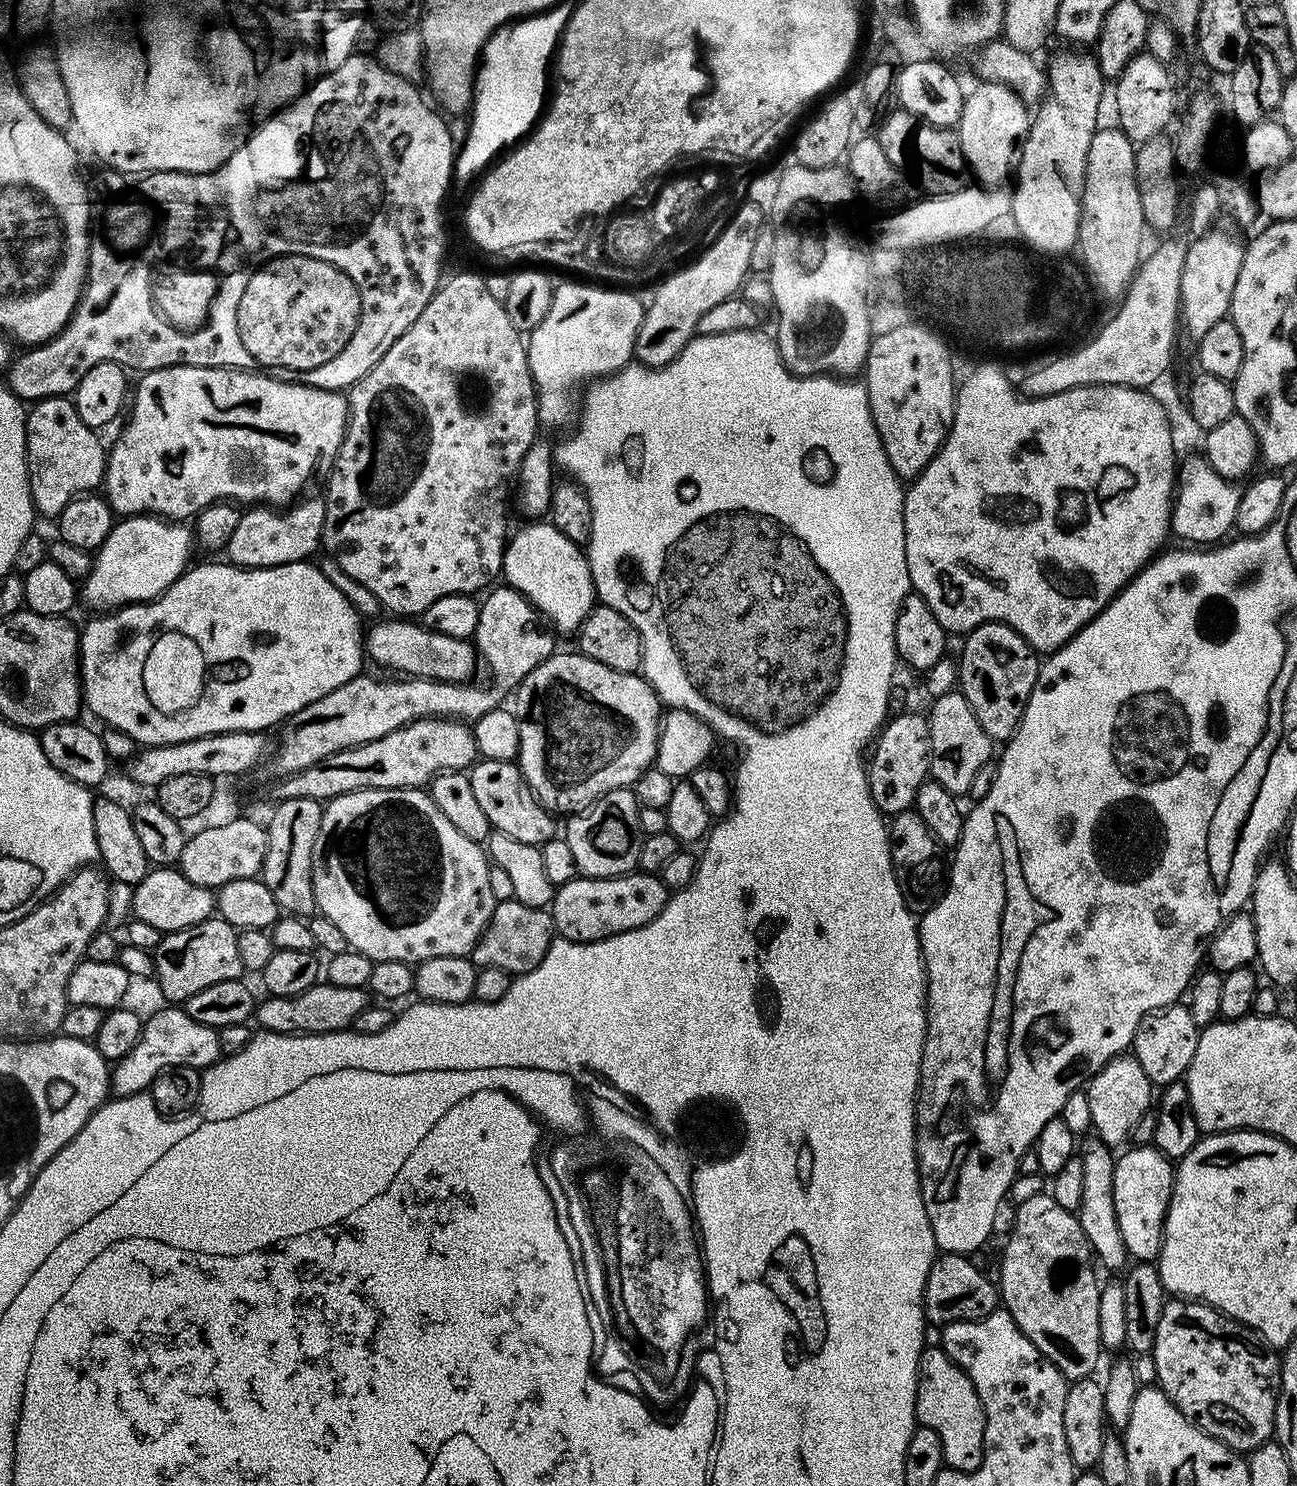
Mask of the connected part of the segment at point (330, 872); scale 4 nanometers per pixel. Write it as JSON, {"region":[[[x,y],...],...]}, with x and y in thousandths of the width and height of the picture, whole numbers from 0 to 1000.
{"region":[[[280,530],[275,533],[268,533],[258,536],[249,542],[248,556],[244,565],[244,574],[241,578],[241,596],[244,602],[244,610],[246,616],[254,618],[264,629],[267,629],[269,639],[282,642],[288,647],[291,646],[303,646],[313,647],[318,650],[325,646],[338,643],[361,643],[369,631],[373,628],[374,623],[382,612],[383,606],[378,598],[377,577],[371,569],[366,568],[341,545],[333,539],[332,535],[327,530]]]}

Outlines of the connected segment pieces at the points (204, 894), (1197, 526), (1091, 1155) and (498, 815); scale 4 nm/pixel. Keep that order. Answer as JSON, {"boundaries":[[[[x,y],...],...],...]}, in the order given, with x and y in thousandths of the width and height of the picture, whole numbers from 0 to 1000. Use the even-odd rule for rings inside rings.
{"boundaries":[[[[133,583],[118,583],[113,591],[104,596],[103,600],[105,600],[102,603],[104,618],[116,620],[116,623],[119,623],[125,629],[136,627],[157,619],[164,618],[167,614],[167,600],[146,594],[146,591],[143,591]]],[[[928,306],[919,307],[908,315],[902,358],[910,363],[917,363],[919,367],[938,367],[950,358],[957,329],[951,324],[939,319]]],[[[847,766],[841,766],[837,770],[835,768],[834,775],[831,778],[834,782],[834,806],[831,814],[831,820],[839,834],[839,839],[841,840],[842,845],[847,849],[847,853],[855,853],[857,857],[864,857],[870,853],[871,846],[868,841],[868,836],[865,836],[865,830],[862,828],[862,820],[859,817],[860,781],[858,773],[855,771]]],[[[371,511],[364,515],[361,522],[368,539],[382,559],[393,561],[401,567],[414,569],[428,563],[428,550],[411,534],[397,512]]]]}

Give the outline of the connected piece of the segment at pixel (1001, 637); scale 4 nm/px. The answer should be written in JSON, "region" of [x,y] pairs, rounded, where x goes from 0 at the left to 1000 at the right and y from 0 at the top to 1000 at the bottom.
{"region":[[[773,419],[755,420],[750,425],[746,426],[742,431],[743,437],[740,439],[740,460],[739,460],[739,464],[744,468],[745,472],[749,474],[750,479],[760,494],[766,499],[776,499],[786,488],[786,484],[791,478],[791,472],[797,464],[797,459],[802,455],[803,442],[799,437],[793,434],[788,427],[785,427],[778,420]]]}

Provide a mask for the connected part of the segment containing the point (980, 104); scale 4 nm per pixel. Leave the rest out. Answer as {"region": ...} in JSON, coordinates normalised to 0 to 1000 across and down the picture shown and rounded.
{"region":[[[761,55],[753,56],[753,59],[746,63],[743,66],[743,76],[739,84],[740,90],[740,98],[743,101],[743,105],[746,108],[748,116],[753,118],[756,124],[769,125],[773,124],[783,116],[788,106],[788,101],[791,93],[796,87],[796,76],[793,71],[790,70],[790,67],[780,59],[775,57],[763,57]]]}

